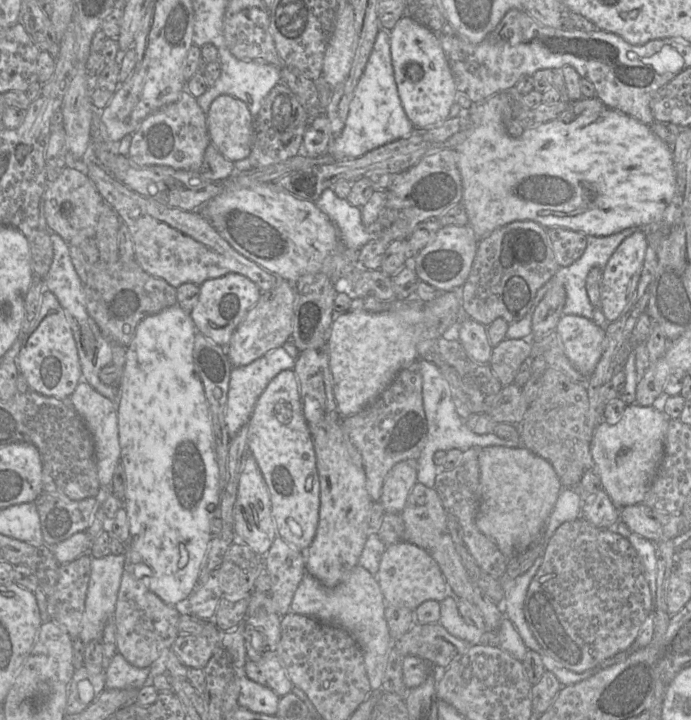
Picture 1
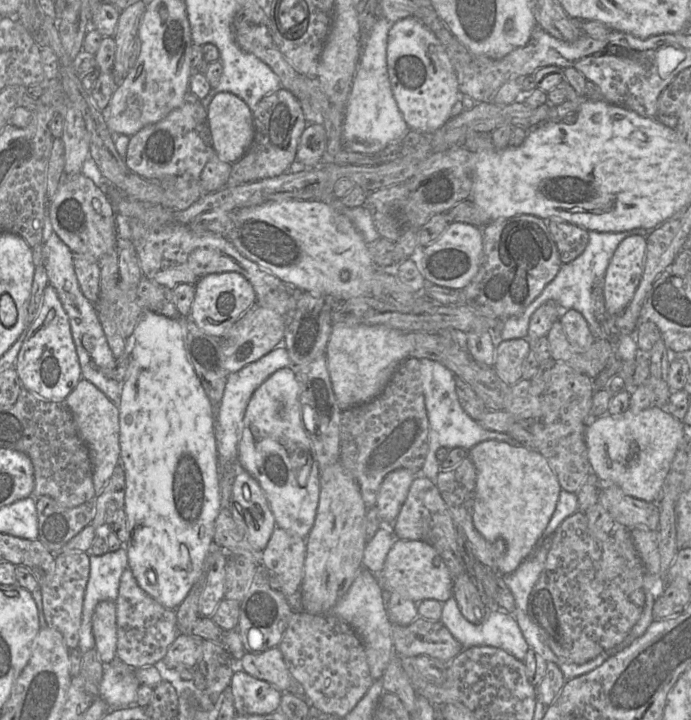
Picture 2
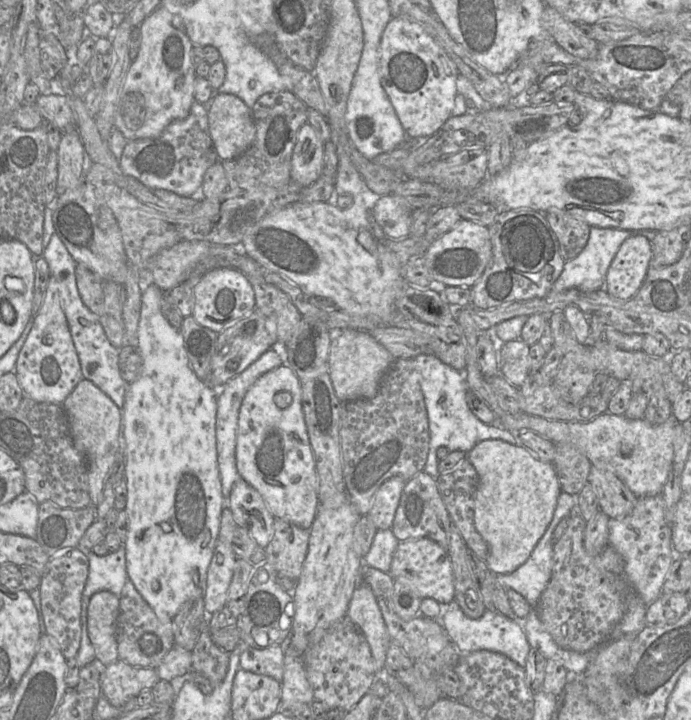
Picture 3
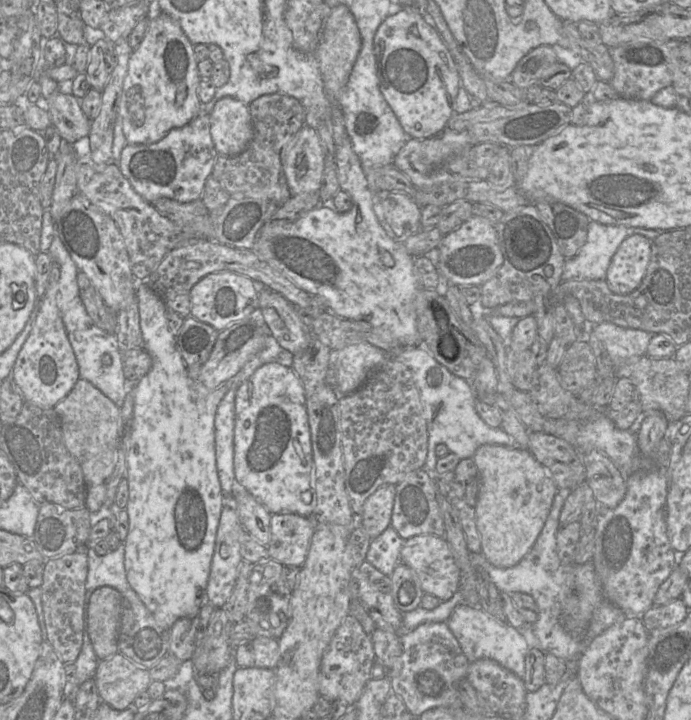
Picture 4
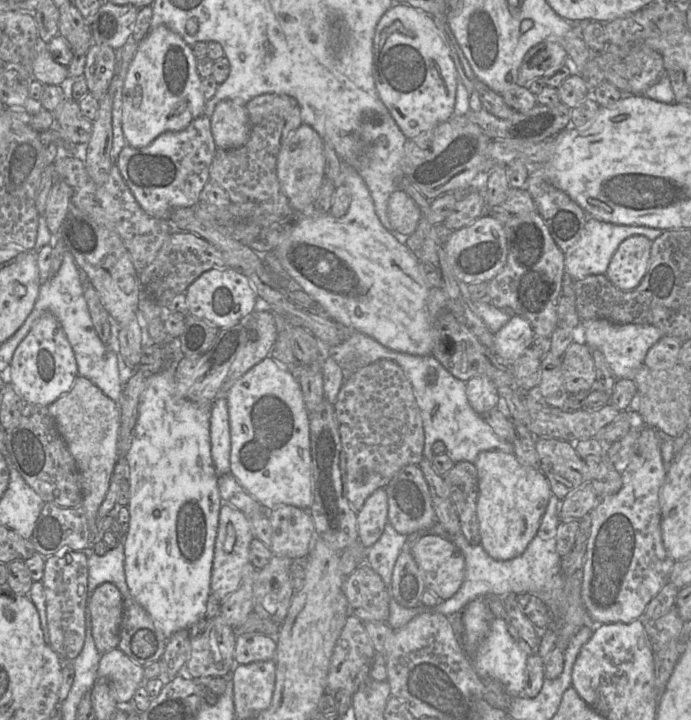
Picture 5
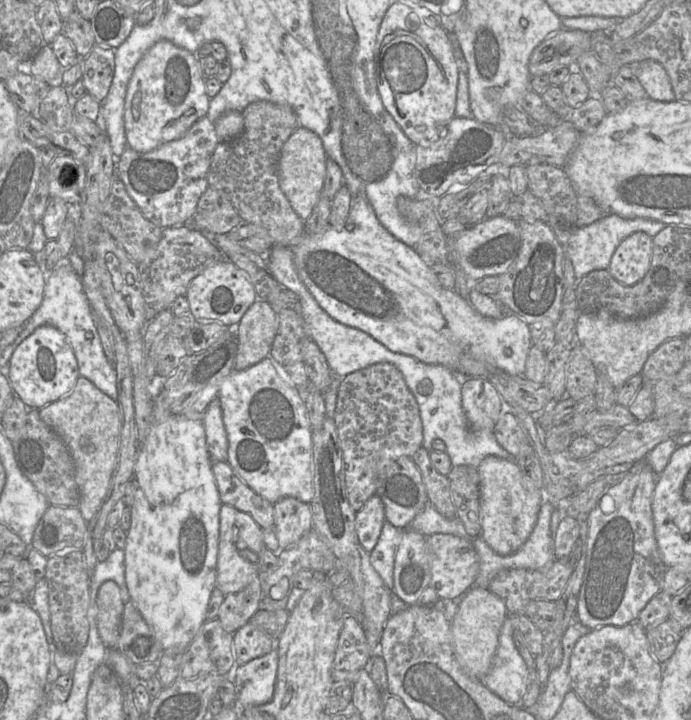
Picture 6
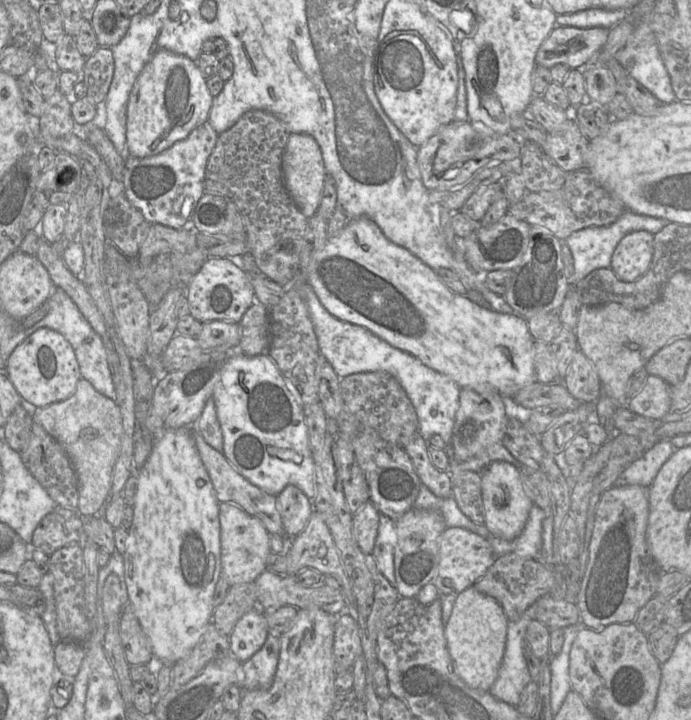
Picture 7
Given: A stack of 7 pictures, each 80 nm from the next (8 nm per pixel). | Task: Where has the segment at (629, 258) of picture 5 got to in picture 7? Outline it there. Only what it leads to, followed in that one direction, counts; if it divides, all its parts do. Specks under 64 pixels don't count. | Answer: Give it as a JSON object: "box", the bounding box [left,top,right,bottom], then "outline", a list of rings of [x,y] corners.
{"box":[611,230,654,282],"outline":[[[646,230],[627,233],[616,246],[611,268],[623,281],[631,282],[644,275],[654,256],[654,234]]]}

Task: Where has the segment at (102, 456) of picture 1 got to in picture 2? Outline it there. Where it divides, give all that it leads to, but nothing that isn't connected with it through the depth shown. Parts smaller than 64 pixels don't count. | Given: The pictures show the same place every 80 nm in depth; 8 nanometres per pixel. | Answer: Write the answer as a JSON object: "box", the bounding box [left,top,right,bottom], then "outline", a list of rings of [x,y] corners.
{"box":[65,378,120,496],"outline":[[[81,378],[65,399],[72,412],[80,437],[89,448],[93,469],[93,485],[96,496],[111,479],[120,459],[119,409],[101,390],[90,381]]]}

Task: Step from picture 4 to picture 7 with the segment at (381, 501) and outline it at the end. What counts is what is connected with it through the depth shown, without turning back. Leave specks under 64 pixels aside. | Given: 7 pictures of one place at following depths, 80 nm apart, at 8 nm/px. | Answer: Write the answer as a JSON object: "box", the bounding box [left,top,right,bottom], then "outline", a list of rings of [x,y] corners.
{"box":[352,500,380,554],"outline":[[[370,500],[353,515],[352,534],[357,545],[365,554],[371,554],[373,551],[378,533],[379,519],[380,512]]]}

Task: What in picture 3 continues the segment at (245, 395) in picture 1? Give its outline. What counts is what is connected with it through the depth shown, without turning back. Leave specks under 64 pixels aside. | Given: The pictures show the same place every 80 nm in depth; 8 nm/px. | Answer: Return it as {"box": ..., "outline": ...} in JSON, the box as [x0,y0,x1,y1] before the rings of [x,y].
{"box":[216,349,282,499],"outline":[[[269,349],[251,363],[243,372],[230,379],[218,390],[216,414],[216,449],[221,480],[222,494],[227,499],[239,478],[236,467],[236,441],[238,432],[239,410],[243,398],[251,385],[264,373],[282,365],[280,356],[274,349]]]}

